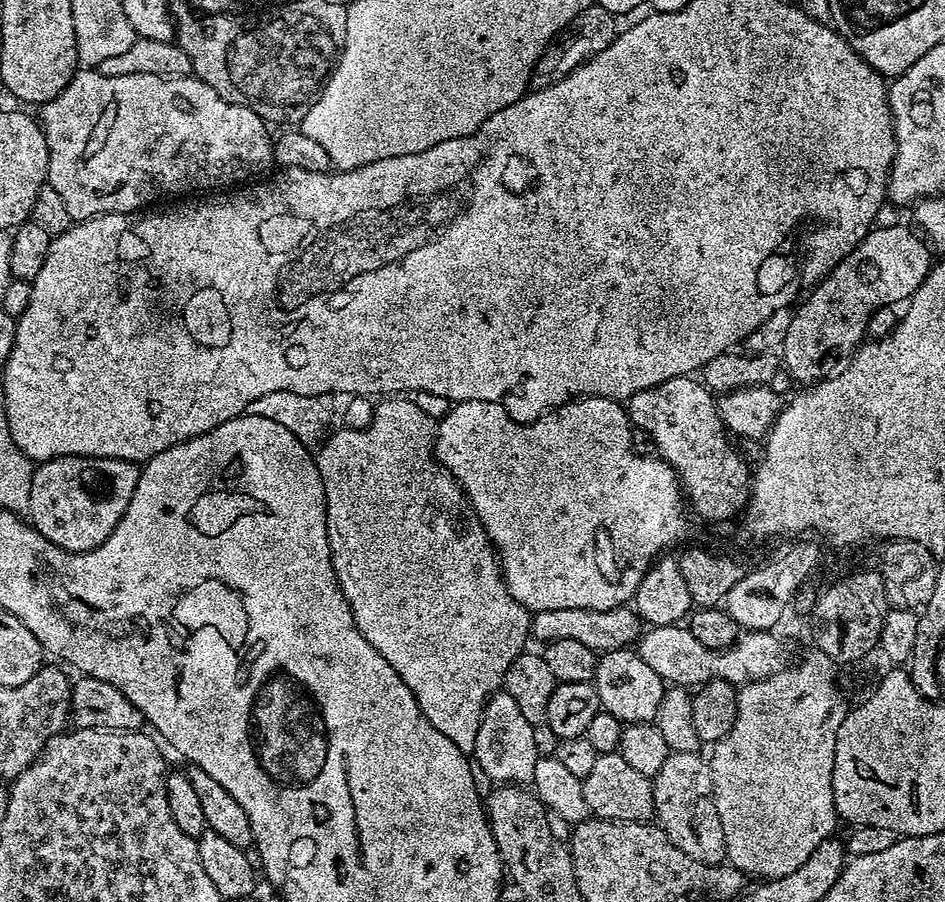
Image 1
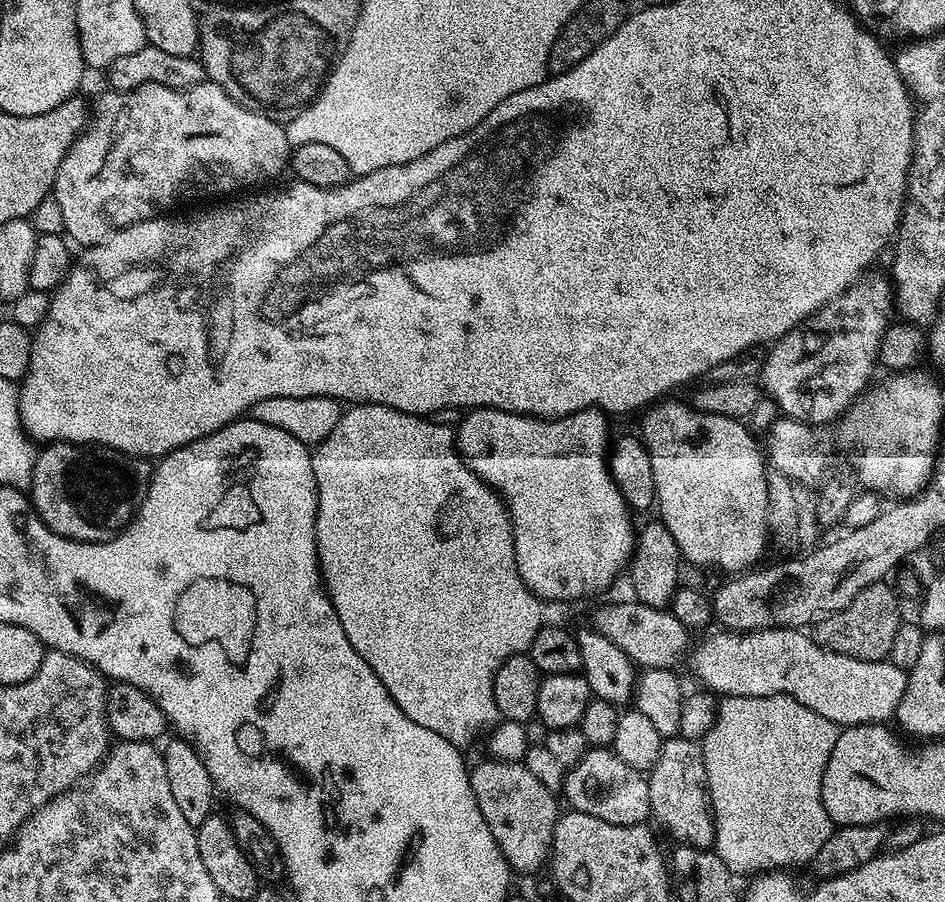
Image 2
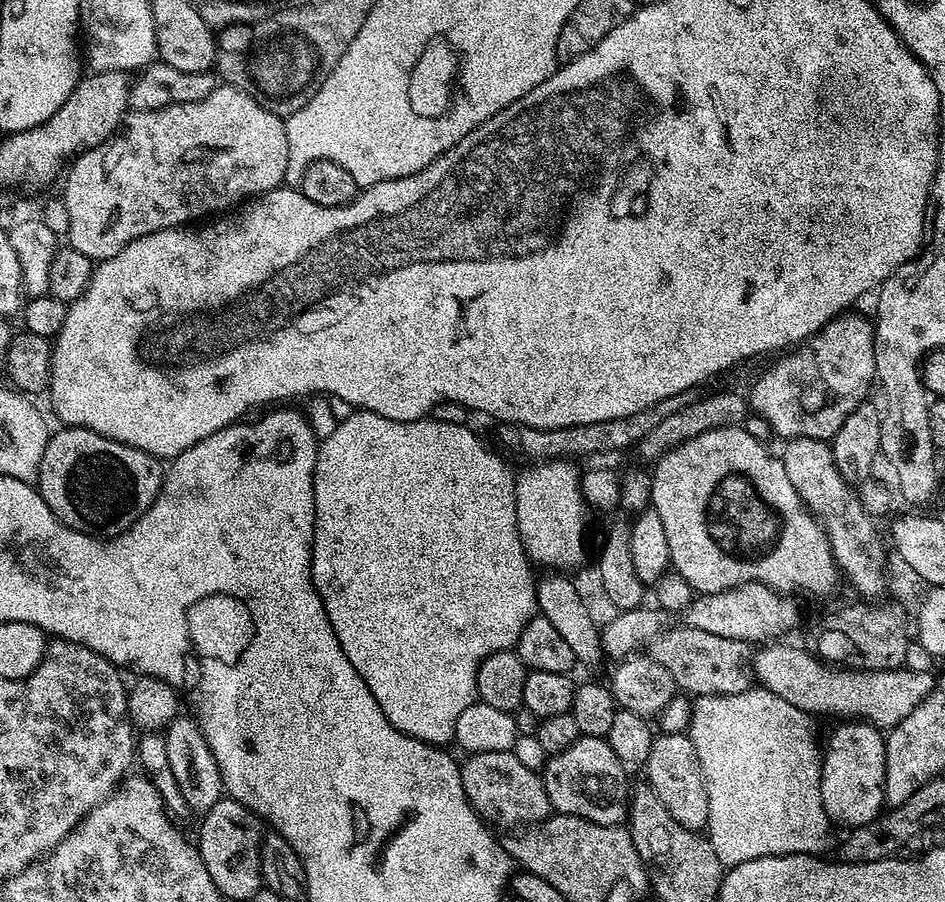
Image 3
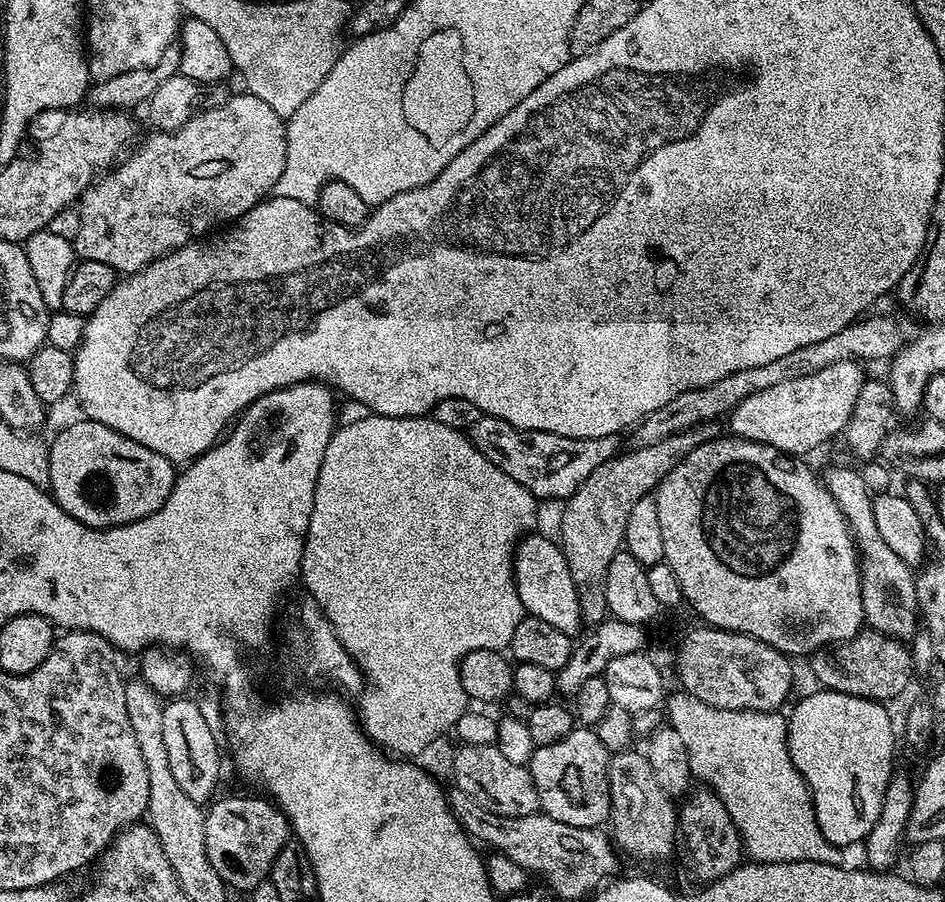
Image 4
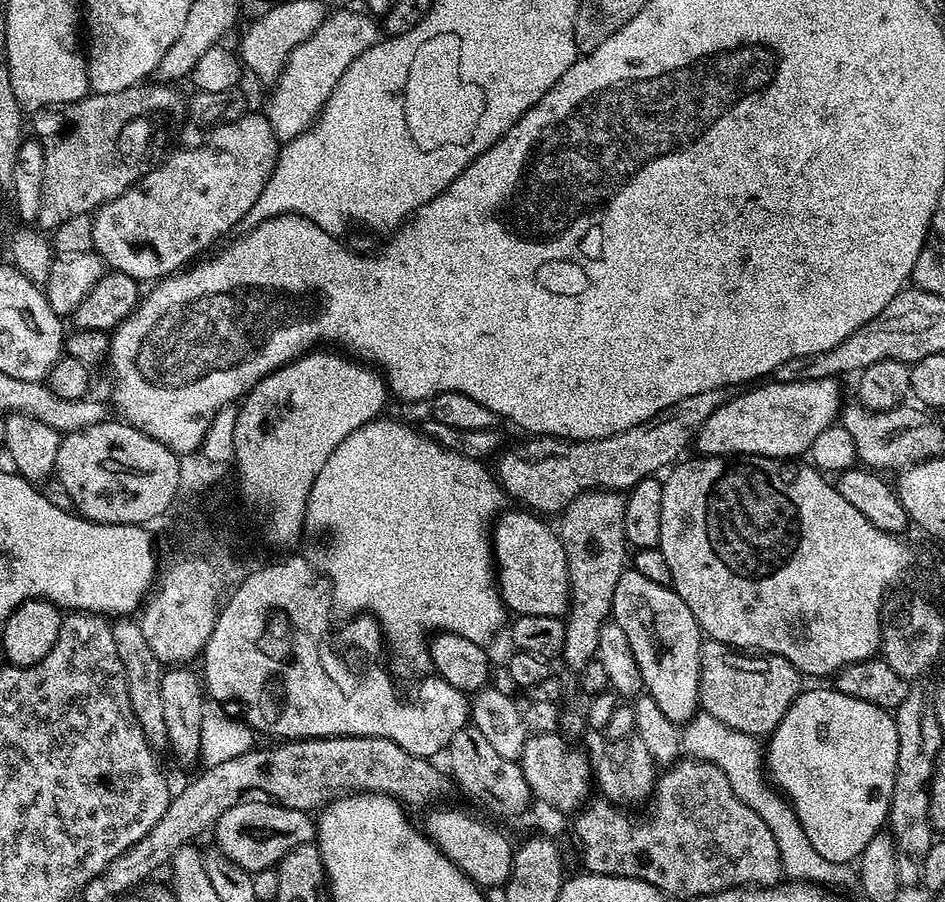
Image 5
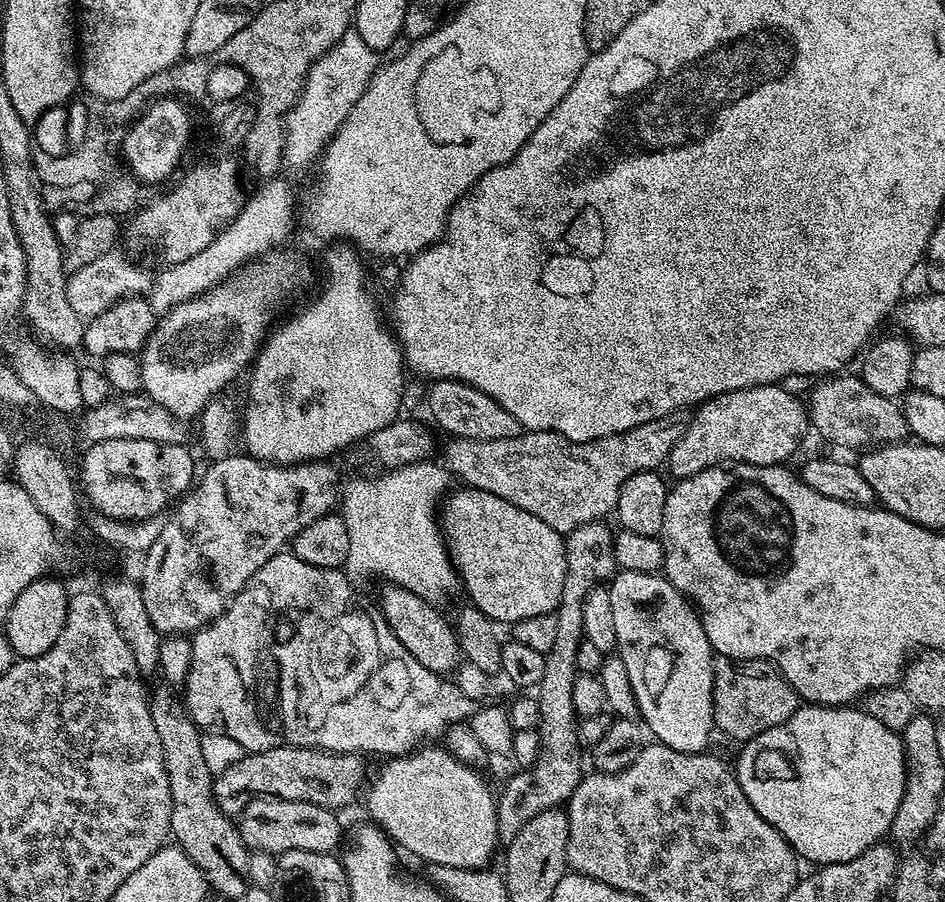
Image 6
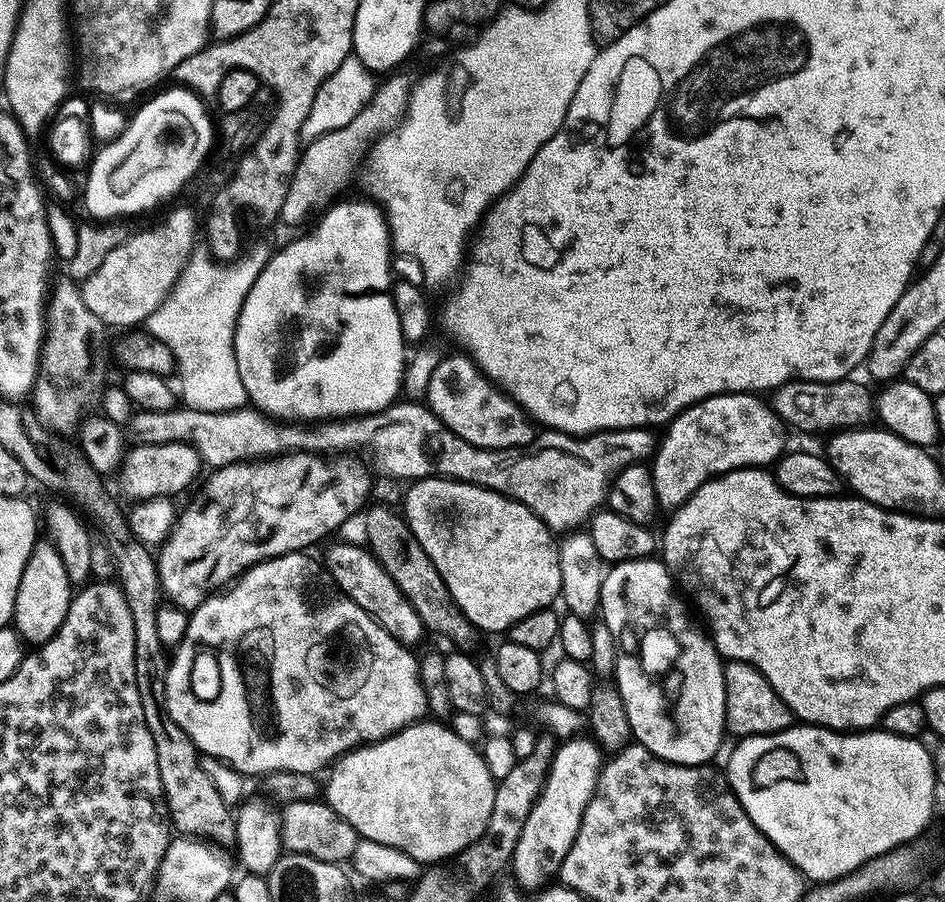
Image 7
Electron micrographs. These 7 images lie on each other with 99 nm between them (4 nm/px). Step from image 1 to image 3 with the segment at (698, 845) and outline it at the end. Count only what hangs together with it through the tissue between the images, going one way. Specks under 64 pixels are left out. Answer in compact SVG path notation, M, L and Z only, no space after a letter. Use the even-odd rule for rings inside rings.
M663 733L657 735L650 746L650 758L646 765L648 787L658 794L662 806L670 810L670 818L691 832L700 832L708 827L710 802L706 794L706 782L702 766L698 762L698 753L694 751L694 742L685 733Z

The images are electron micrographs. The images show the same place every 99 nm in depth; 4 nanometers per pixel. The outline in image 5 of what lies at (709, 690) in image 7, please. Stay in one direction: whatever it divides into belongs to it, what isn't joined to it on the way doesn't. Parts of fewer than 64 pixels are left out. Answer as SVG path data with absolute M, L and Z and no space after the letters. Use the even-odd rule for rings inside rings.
M626 570L614 590L611 619L622 626L644 682L643 691L654 698L662 714L677 726L696 715L700 702L700 623L690 614L675 588L650 582L635 570Z

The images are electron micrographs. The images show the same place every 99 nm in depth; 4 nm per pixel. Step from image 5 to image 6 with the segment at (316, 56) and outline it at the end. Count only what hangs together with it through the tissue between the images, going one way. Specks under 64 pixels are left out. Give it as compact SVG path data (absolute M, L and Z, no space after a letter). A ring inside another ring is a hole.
M349 30L333 48L316 57L300 97L284 118L283 165L286 168L302 170L315 163L380 67L381 57L376 56L379 56L377 49L366 46L355 30Z

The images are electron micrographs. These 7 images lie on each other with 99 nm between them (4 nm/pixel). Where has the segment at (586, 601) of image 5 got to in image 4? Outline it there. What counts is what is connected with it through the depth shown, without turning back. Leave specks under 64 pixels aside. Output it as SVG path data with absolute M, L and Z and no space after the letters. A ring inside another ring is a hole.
M708 420L690 430L670 434L670 438L662 438L662 442L633 447L633 452L621 451L610 462L602 462L602 466L598 466L598 470L594 470L594 474L590 474L590 478L586 478L586 482L582 482L582 486L575 488L563 501L564 513L560 516L558 543L564 552L566 566L570 566L574 590L578 590L580 619L585 625L595 626L609 619L606 570L610 570L614 554L624 548L626 518L630 515L630 509L638 498L653 495L662 478L666 478L666 474L670 474L670 470L674 470L676 463L686 458L690 450L720 439L722 429L718 425L716 420Z

